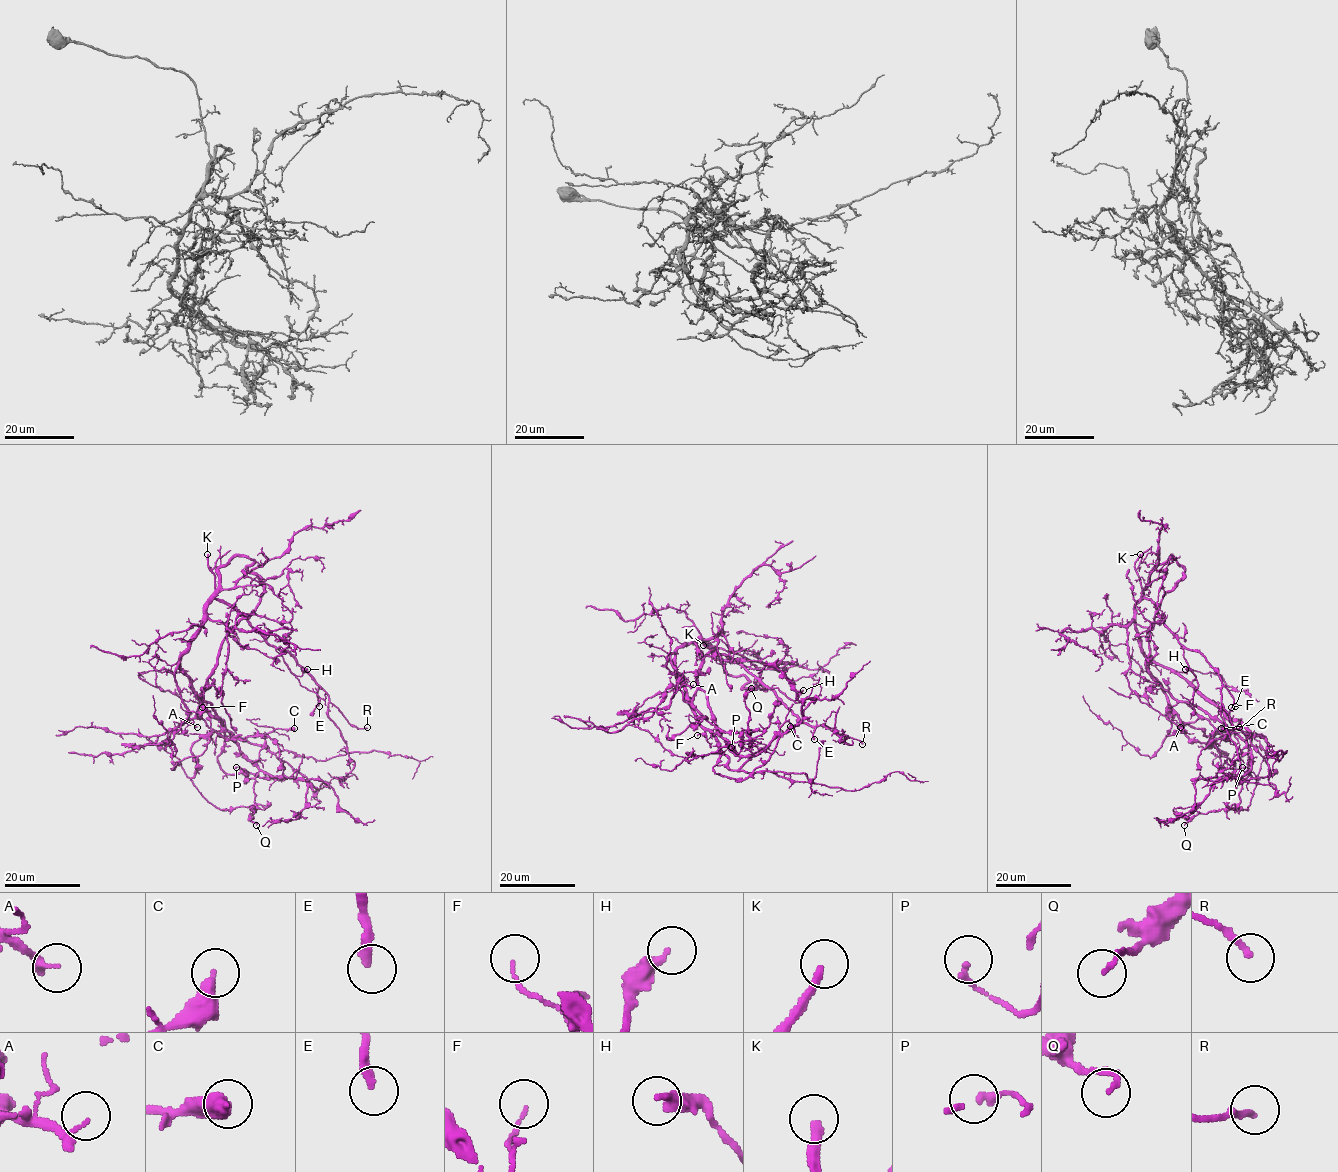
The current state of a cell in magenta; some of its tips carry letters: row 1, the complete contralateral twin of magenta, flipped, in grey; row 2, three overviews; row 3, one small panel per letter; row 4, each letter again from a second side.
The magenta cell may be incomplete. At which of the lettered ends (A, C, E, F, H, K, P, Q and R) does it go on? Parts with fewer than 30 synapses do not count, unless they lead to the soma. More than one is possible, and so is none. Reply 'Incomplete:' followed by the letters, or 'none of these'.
Incomplete: A, E, K, R

